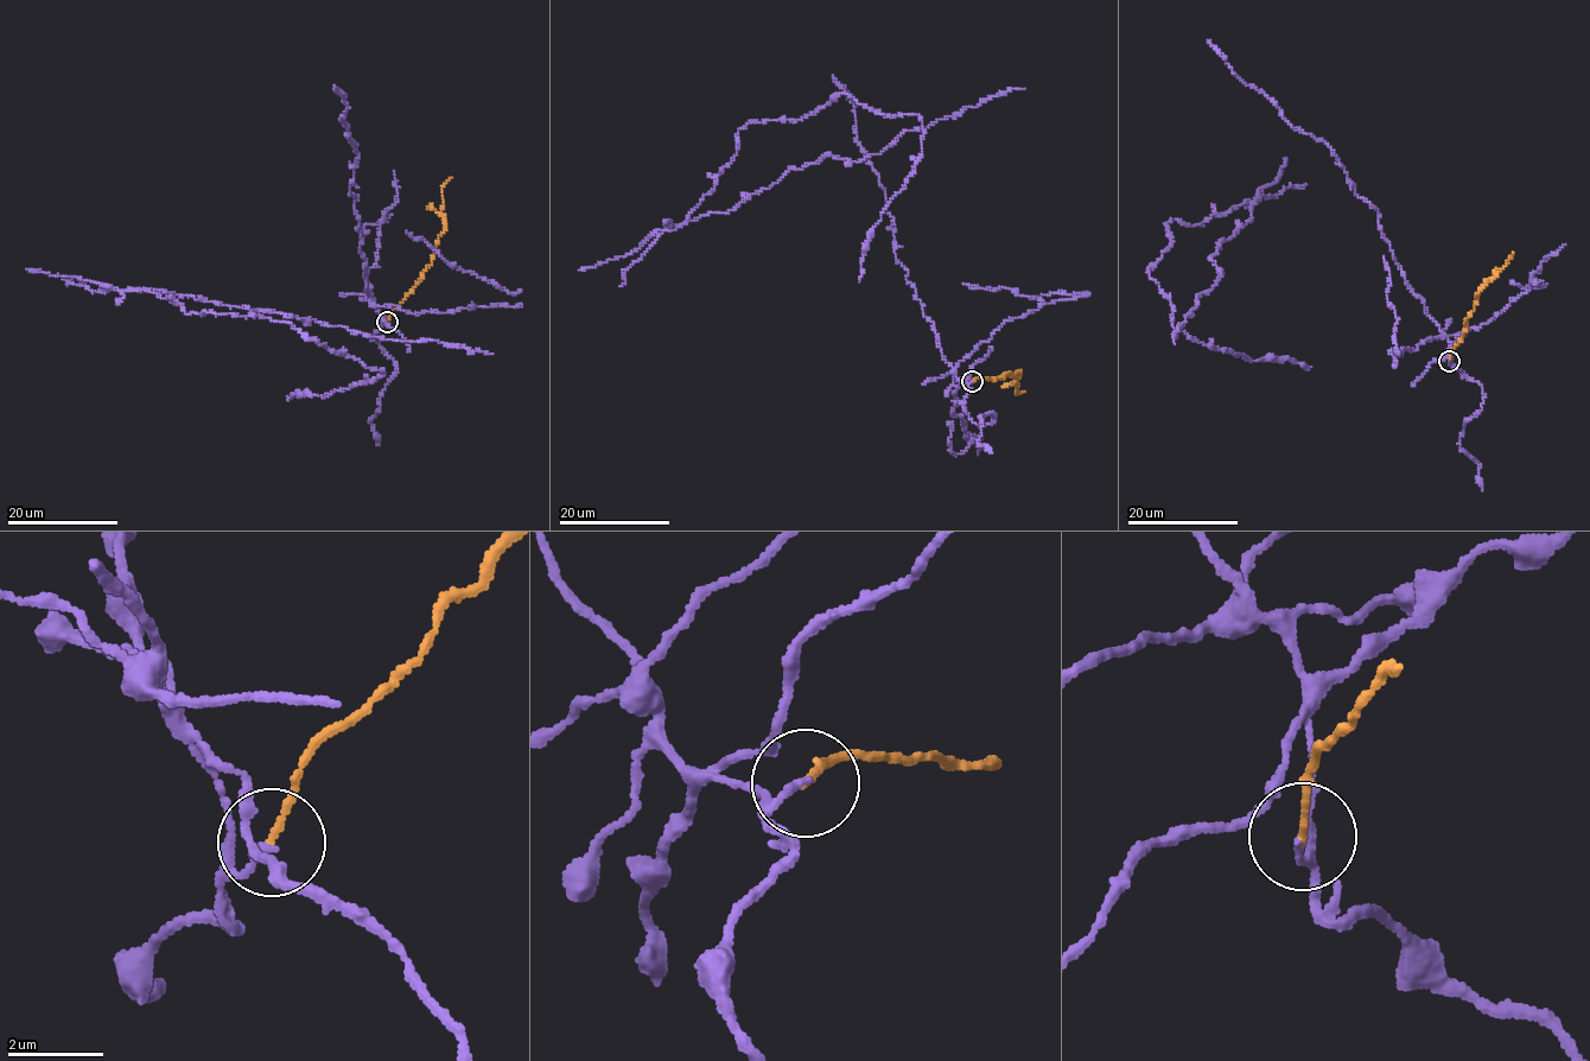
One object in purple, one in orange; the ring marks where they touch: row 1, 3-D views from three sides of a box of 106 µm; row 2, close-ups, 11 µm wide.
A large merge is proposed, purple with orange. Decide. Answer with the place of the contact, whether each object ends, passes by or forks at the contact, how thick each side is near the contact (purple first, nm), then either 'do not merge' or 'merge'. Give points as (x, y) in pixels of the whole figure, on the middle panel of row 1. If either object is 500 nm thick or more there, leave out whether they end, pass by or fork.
(972, 381) | purple ends | orange ends | 140/130 nm | do not merge

